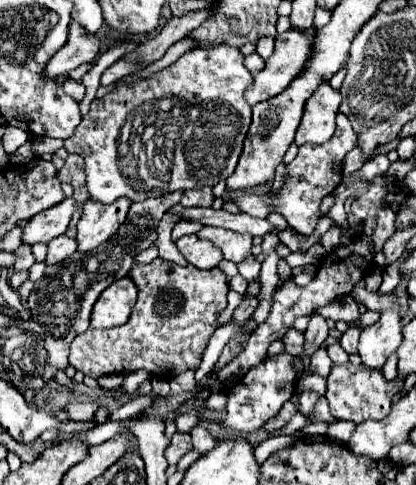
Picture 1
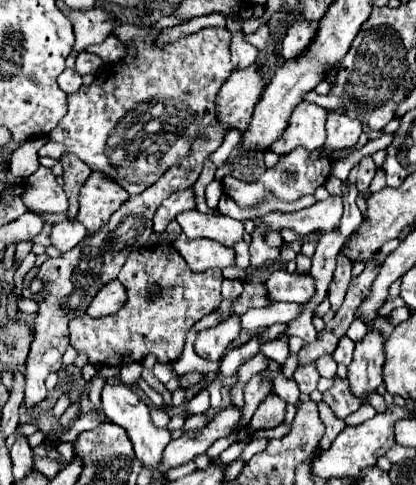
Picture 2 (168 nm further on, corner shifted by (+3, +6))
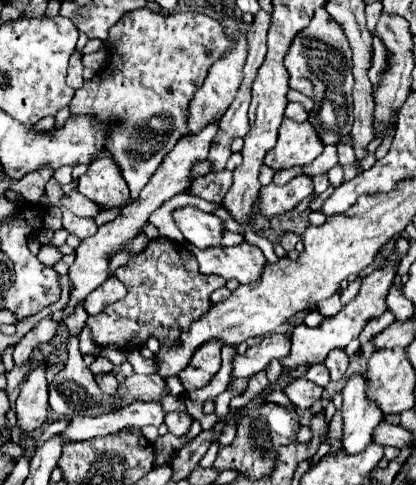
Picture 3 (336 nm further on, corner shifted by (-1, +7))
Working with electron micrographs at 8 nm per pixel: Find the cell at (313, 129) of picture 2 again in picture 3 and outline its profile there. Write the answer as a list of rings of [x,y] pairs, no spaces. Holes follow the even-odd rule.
[[[284,118],[280,126],[280,136],[274,146],[264,158],[264,164],[272,170],[284,170],[292,166],[306,166],[316,156],[320,156],[324,144],[320,142],[318,134],[314,132],[310,122],[292,122]]]

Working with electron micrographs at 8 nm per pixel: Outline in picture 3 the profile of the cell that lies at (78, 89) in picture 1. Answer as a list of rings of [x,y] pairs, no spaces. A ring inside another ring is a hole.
[[[74,52],[74,54],[70,56],[68,78],[66,78],[66,82],[68,82],[70,88],[78,90],[78,88],[82,86],[82,70],[84,70],[84,66],[82,66],[82,54],[80,54],[80,52]]]

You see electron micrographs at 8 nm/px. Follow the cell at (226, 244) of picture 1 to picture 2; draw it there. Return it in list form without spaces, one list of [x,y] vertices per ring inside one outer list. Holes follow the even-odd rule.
[[[192,209],[180,213],[176,221],[180,223],[188,239],[208,237],[208,239],[216,239],[226,247],[232,247],[244,237],[244,223],[226,215],[202,215],[200,211]]]

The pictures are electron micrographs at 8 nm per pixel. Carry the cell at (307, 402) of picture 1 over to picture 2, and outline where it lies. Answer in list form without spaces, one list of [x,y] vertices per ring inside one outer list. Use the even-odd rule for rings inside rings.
[[[312,361],[312,365],[300,365],[296,371],[294,371],[294,379],[300,387],[302,393],[312,393],[318,385],[318,369],[316,369],[316,361]]]

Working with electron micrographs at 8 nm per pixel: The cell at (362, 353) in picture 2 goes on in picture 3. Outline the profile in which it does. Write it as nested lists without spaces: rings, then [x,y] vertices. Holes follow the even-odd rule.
[[[354,374],[342,390],[342,420],[344,438],[342,450],[346,454],[360,454],[372,440],[372,430],[382,422],[382,412],[376,404],[370,404],[366,396],[366,380],[362,374]]]

